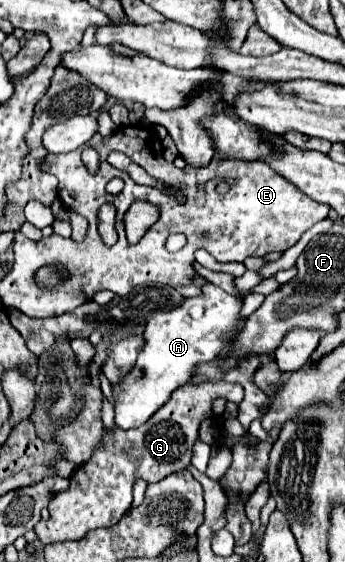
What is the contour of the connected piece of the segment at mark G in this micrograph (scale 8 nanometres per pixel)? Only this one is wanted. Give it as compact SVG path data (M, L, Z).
M205 382L205 384L187 384L183 390L177 390L171 396L167 406L161 406L151 420L139 428L121 430L111 428L103 430L103 440L93 450L91 458L81 464L69 478L69 488L53 494L49 500L49 520L39 520L35 532L43 544L79 540L89 530L111 528L123 518L133 502L133 484L137 478L147 484L159 482L165 476L185 470L191 458L191 448L199 432L203 418L213 416L211 402L217 396L225 396L229 402L239 404L243 400L243 386L225 384L225 382Z

